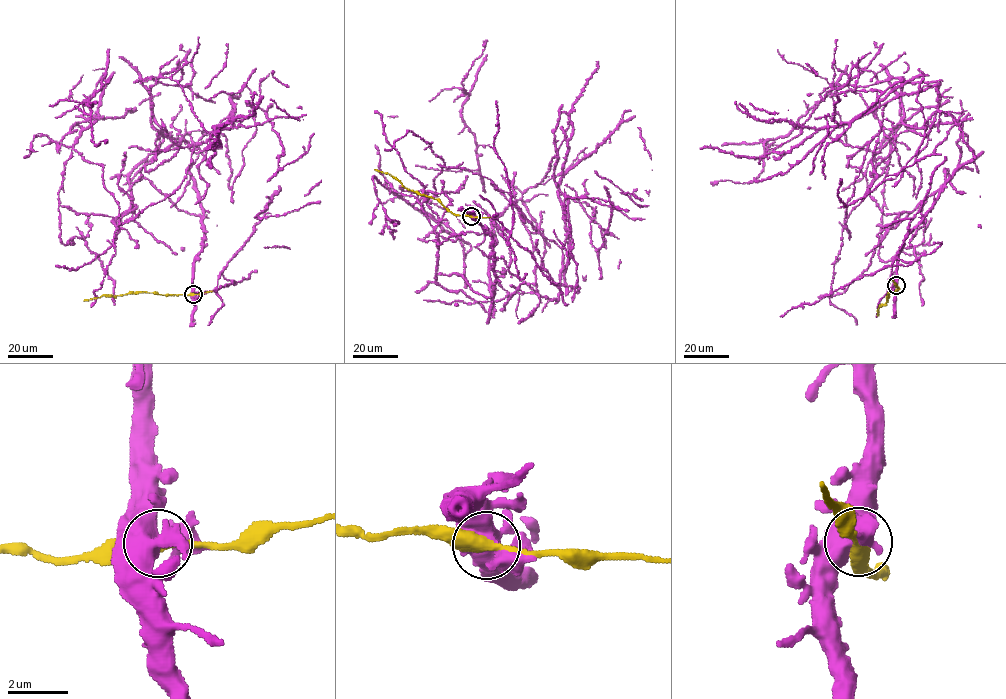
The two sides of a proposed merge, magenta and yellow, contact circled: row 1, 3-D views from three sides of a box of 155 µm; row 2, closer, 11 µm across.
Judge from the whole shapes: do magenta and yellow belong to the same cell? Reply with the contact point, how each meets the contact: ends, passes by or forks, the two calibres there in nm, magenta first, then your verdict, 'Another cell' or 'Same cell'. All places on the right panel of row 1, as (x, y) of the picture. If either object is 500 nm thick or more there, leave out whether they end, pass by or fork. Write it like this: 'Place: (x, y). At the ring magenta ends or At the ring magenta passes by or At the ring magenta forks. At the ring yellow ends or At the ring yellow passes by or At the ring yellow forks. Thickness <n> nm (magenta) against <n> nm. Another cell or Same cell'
Place: (896, 285). At the ring magenta forks. At the ring yellow passes by. Thickness 460 nm (magenta) against 400 nm. Same cell

